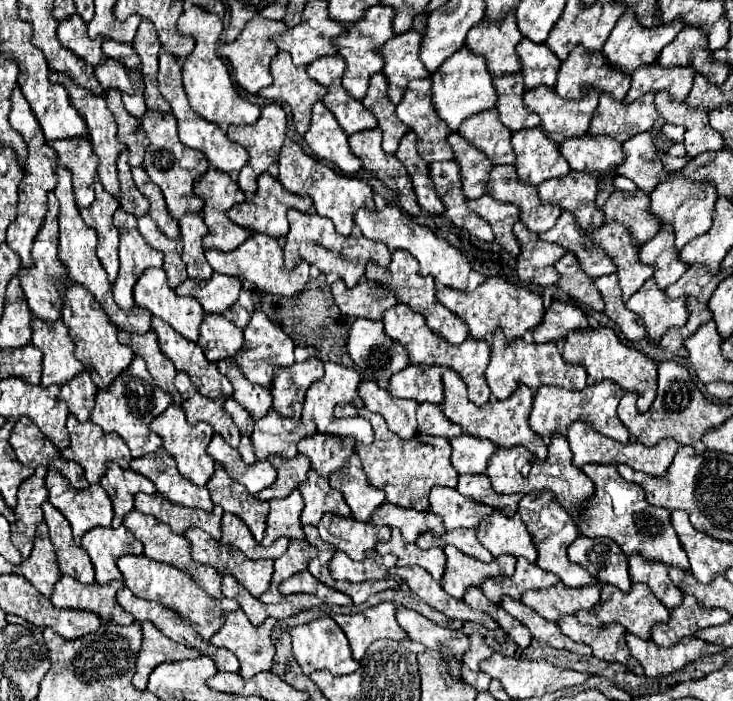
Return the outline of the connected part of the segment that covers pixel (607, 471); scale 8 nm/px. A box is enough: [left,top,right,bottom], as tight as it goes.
[572,463,690,569]

